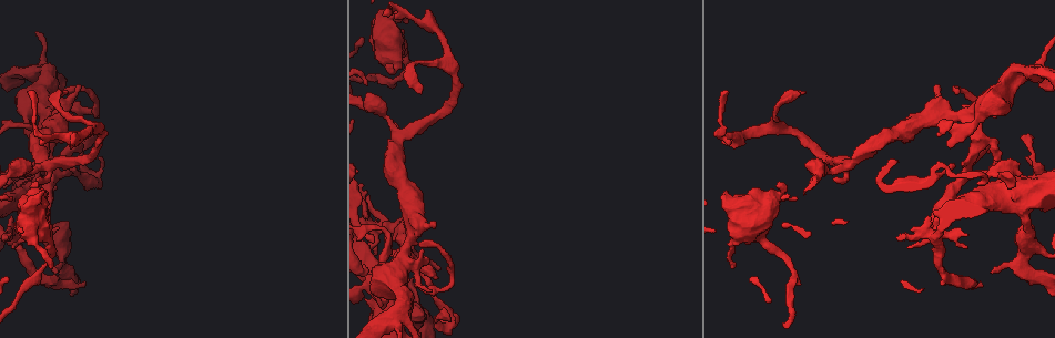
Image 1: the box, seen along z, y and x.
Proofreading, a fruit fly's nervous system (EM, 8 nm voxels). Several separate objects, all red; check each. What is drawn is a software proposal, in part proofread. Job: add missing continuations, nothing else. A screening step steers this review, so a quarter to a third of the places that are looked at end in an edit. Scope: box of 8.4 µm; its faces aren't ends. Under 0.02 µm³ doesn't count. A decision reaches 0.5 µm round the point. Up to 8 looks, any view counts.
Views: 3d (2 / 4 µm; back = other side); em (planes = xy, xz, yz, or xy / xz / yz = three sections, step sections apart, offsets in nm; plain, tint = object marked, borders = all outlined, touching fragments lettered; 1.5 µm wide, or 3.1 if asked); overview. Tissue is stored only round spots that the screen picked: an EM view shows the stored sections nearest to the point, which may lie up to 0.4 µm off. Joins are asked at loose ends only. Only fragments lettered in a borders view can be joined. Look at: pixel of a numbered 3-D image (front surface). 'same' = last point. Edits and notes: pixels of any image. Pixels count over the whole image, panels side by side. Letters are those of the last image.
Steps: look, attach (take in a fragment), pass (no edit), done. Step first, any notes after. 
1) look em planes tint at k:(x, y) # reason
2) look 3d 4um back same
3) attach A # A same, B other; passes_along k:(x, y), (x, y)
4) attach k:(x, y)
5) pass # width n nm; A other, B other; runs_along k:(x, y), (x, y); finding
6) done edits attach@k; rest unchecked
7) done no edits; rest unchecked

look em xy step 8 borders at 1:(966, 246) # an open end

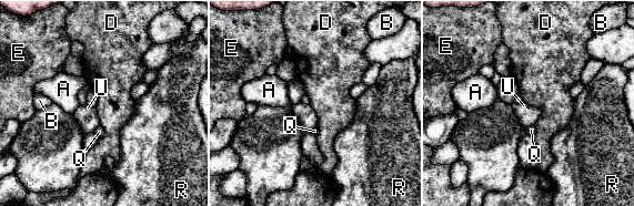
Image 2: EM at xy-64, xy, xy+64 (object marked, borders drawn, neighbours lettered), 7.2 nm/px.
look em planes borders same # cut it another way

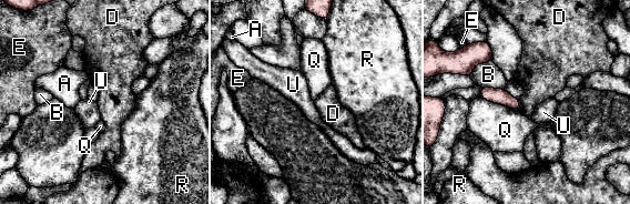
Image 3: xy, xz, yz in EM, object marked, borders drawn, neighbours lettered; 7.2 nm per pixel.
pass # width 110 nm; A other, B other, D other, E other, Q other, R other, U other; border 3:(518, 100), (520, 106); none of them fits

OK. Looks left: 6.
look em planes borders at 1:(101, 158) # branch stops here

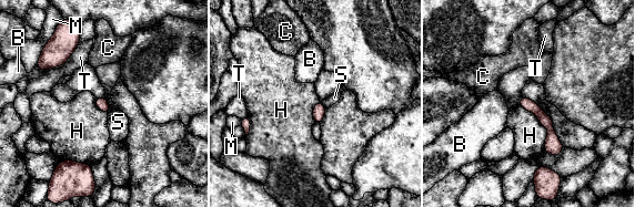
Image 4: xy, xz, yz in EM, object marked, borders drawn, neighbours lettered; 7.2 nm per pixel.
pass # B other, C other, H other, M other, S other, T other; runs_along 4:(523, 100), (547, 122), (555, 153); no lettered fragment goes on from it

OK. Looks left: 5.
look 3d 4um back at 1:(51, 267) # branch stops here

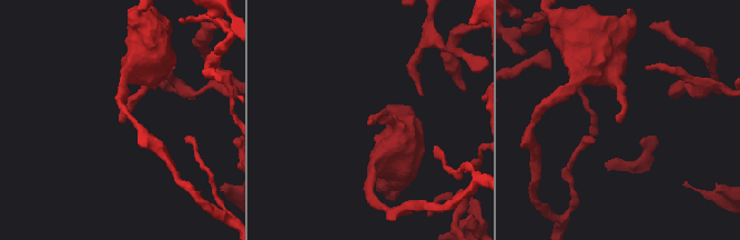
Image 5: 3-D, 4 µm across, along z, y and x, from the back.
look em xz step 8 tint at 5:(372, 122)

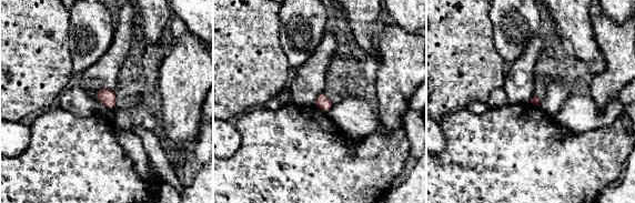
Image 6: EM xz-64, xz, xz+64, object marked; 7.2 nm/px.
look em xy step 4 borders same

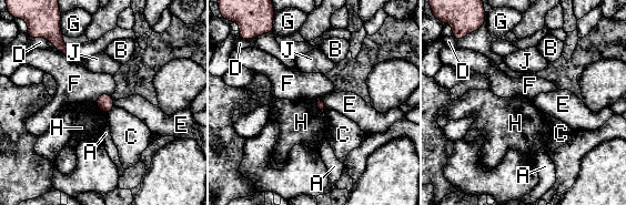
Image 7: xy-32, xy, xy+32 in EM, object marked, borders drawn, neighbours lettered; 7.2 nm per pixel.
pass # A other, B other, C other, D other, E other, F other, G other, H other, J other; no lettered fragment goes on from it

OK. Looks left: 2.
done no edits; rest unchecked

